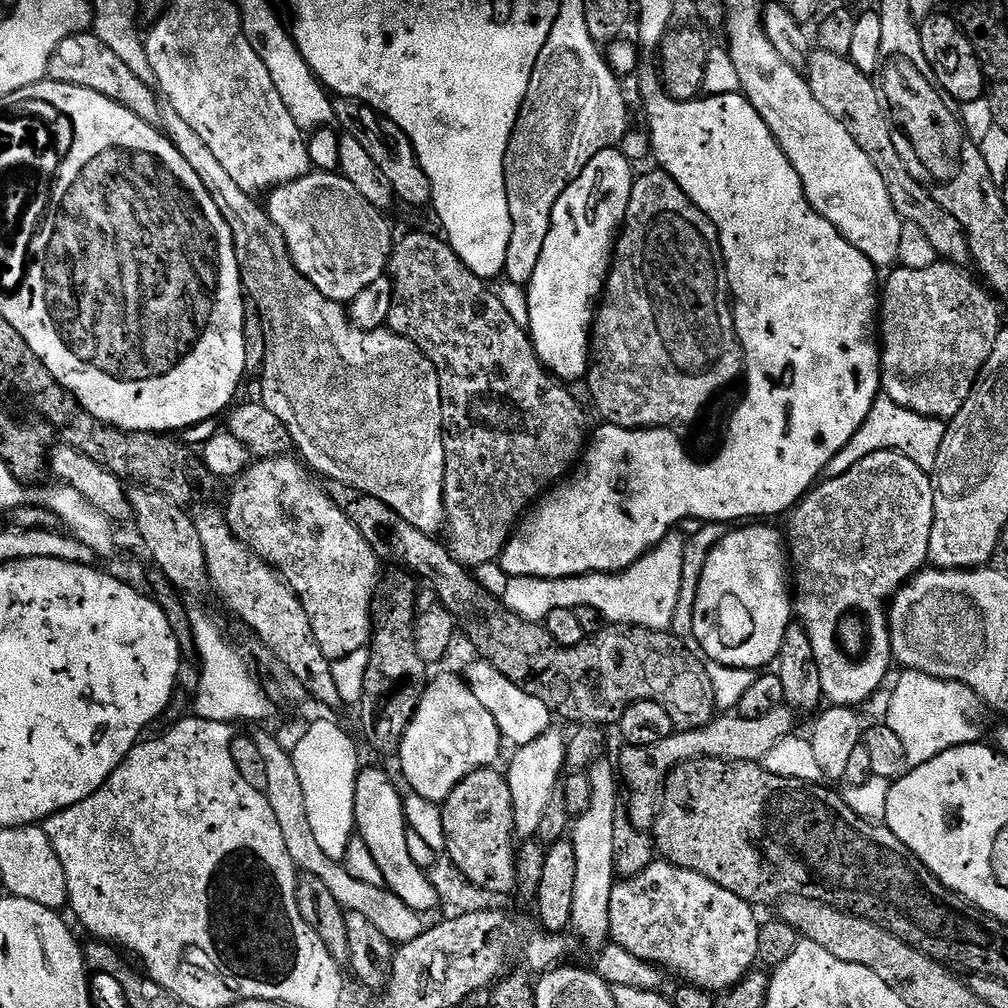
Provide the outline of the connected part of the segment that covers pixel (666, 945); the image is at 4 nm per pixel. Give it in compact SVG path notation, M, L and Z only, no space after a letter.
M660 858L642 874L613 883L608 935L611 943L659 964L671 975L681 976L681 981L723 994L739 984L757 963L761 921L756 920L756 912L753 905L710 882L710 878Z

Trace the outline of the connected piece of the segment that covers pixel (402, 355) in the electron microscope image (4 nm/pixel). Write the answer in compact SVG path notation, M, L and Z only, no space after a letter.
M165 107L162 112L162 130L168 137L168 141L178 150L178 154L182 154L182 158L186 158L188 165L194 169L194 174L198 174L202 186L206 186L210 198L214 198L214 206L218 206L218 210L222 210L222 218L226 218L226 222L232 231L236 257L240 267L240 280L244 284L247 299L251 303L253 300L256 303L257 310L260 311L258 319L264 331L264 367L262 369L264 377L260 380L261 397L259 396L264 407L270 410L270 414L278 414L278 418L282 418L286 430L290 430L292 435L295 451L299 453L309 469L315 470L321 477L329 476L327 478L329 481L348 484L351 488L358 489L359 492L364 492L368 496L386 502L386 506L390 506L402 518L406 518L406 522L410 522L410 526L414 526L418 530L429 534L439 533L439 528L443 529L446 524L444 515L446 454L444 453L444 423L442 422L440 379L436 373L436 368L430 362L430 358L426 358L426 354L417 344L410 342L405 336L399 336L398 333L389 330L387 327L375 328L374 330L355 328L350 319L349 309L341 301L326 298L326 294L322 294L309 282L306 276L296 269L296 264L286 246L286 238L282 234L282 230L278 230L278 226L269 218L267 211L261 205L260 208L256 205L257 197L253 193L242 190L242 186L238 186L238 182L234 182L234 178L230 178L230 173L224 169L222 162L218 162L218 158L214 158L210 146L206 146L206 142L202 142L202 138L198 138L198 134L194 134L194 129L183 120L182 114L178 114L173 108Z

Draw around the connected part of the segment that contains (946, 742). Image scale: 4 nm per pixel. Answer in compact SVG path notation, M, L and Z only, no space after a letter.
M911 670L899 674L901 676L896 680L896 689L888 700L886 723L890 730L894 730L894 734L898 734L905 747L909 769L930 762L930 758L938 758L938 754L946 750L974 744L981 739L976 719L980 716L982 701L974 694L974 690L970 690L970 686Z

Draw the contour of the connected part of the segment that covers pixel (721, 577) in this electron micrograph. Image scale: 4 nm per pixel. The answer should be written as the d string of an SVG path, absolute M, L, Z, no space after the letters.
M752 522L749 523L747 526L736 526L733 528L736 528L733 530L725 531L724 537L720 539L718 542L718 546L714 546L714 550L710 550L710 558L706 558L706 566L702 566L702 578L698 582L698 594L696 595L696 601L694 602L694 626L692 627L692 636L694 637L694 640L697 640L698 643L700 643L699 651L703 653L705 657L709 661L712 661L714 663L720 663L724 667L734 667L734 668L748 668L748 669L755 669L755 670L764 670L767 668L764 668L767 666L768 663L775 661L777 657L780 655L780 647L782 646L782 638L786 638L786 630L788 629L789 624L793 623L794 620L794 604L793 601L790 599L790 584L788 581L788 584L786 581L784 581L784 564L786 568L786 561L789 559L790 552L789 549L786 547L786 540L785 537L782 535L781 529L780 532L776 528L771 528L771 523L768 522Z

